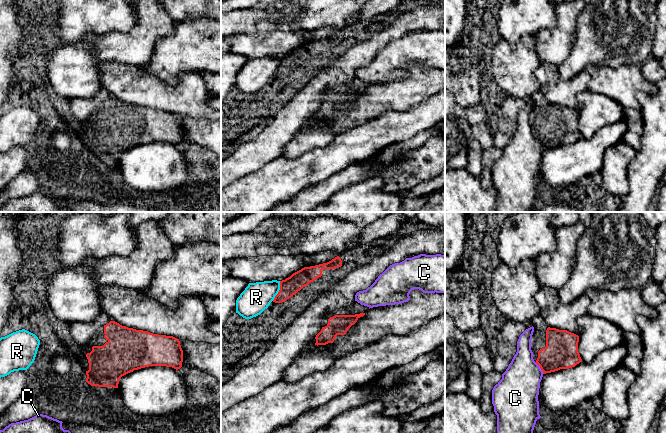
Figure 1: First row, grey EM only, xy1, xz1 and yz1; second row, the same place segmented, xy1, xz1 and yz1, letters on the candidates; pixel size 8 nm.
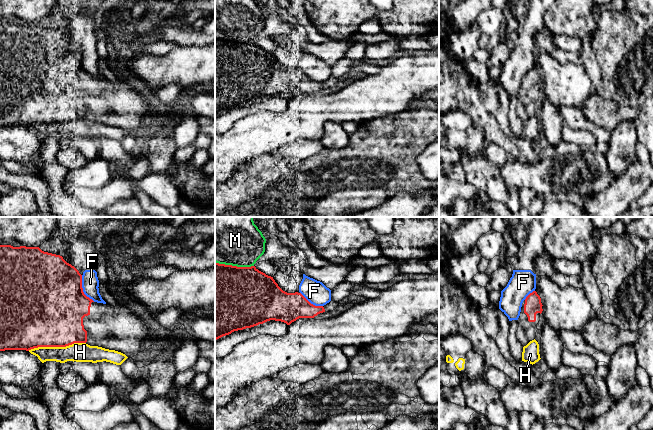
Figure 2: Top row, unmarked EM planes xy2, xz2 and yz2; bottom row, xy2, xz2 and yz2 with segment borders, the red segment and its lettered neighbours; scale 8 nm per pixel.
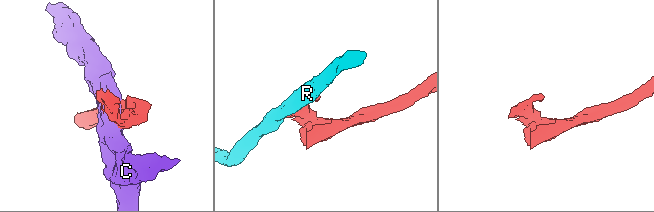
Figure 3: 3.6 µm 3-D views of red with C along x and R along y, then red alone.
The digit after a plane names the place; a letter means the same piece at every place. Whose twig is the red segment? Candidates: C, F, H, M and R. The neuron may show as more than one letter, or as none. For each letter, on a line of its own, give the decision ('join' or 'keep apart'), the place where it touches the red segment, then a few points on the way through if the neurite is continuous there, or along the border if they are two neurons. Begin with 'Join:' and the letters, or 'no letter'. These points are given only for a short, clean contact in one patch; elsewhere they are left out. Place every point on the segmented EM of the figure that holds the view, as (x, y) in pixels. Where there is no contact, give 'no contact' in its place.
Join: no letter
C: keep apart; contact yz1 (540, 367)
F: keep apart; contact xy2 (82, 289)
H: keep apart; contact xy2 (56, 346)
M: keep apart; contact xz2 (234, 266)
R: keep apart; contact xz1 (279, 291); border xz1 (280, 281), (280, 289), (272, 300)

